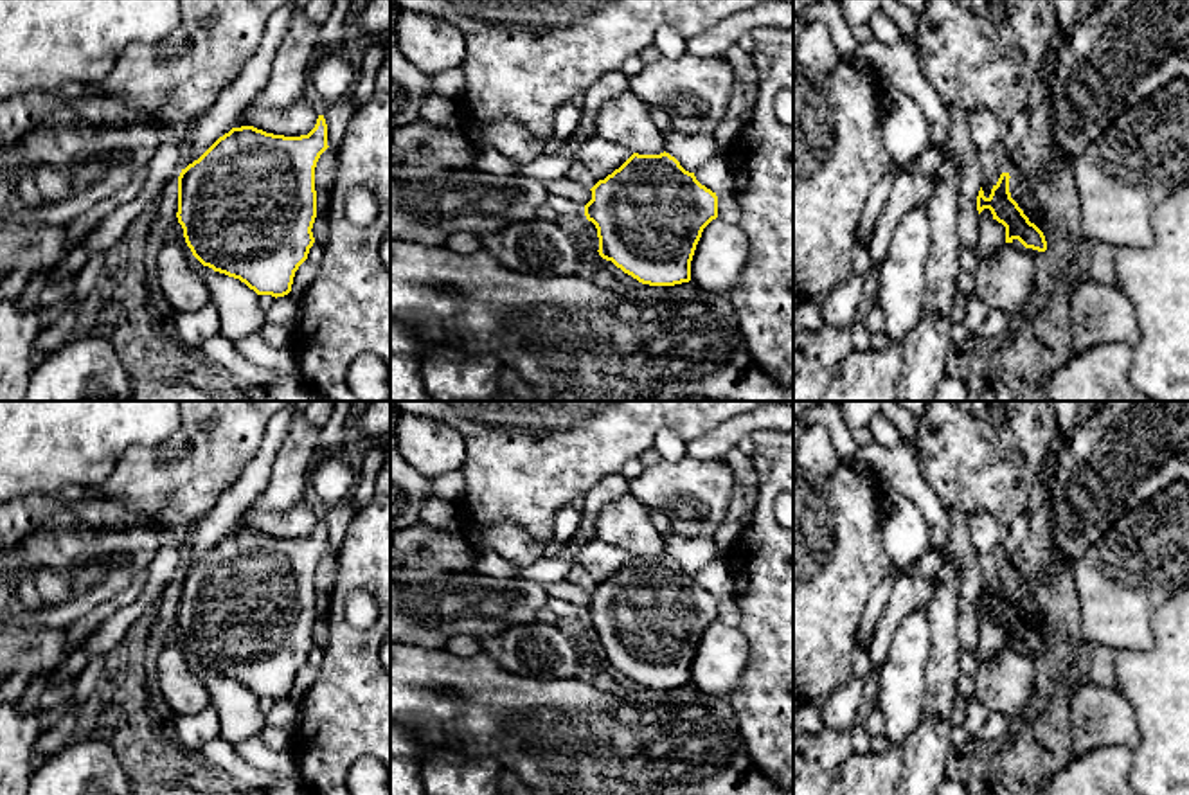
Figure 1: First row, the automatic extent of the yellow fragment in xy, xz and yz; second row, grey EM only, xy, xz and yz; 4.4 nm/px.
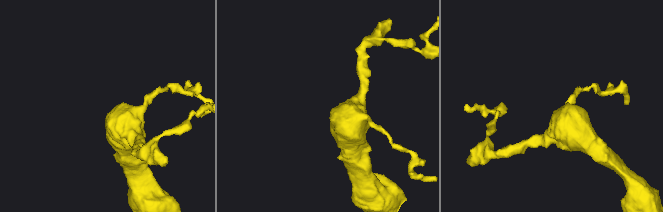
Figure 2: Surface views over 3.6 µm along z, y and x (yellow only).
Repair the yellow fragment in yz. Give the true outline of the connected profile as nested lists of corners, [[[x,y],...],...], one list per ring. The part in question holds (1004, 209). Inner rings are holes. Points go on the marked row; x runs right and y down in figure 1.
[[[1002,173],[988,198],[980,187],[977,196],[977,210],[979,214],[984,209],[991,210],[993,219],[1006,227],[1006,243],[1018,239],[1025,248],[1045,252],[1045,236],[1034,223],[1029,221],[1018,203],[1011,198],[1009,178],[1009,173]]]

